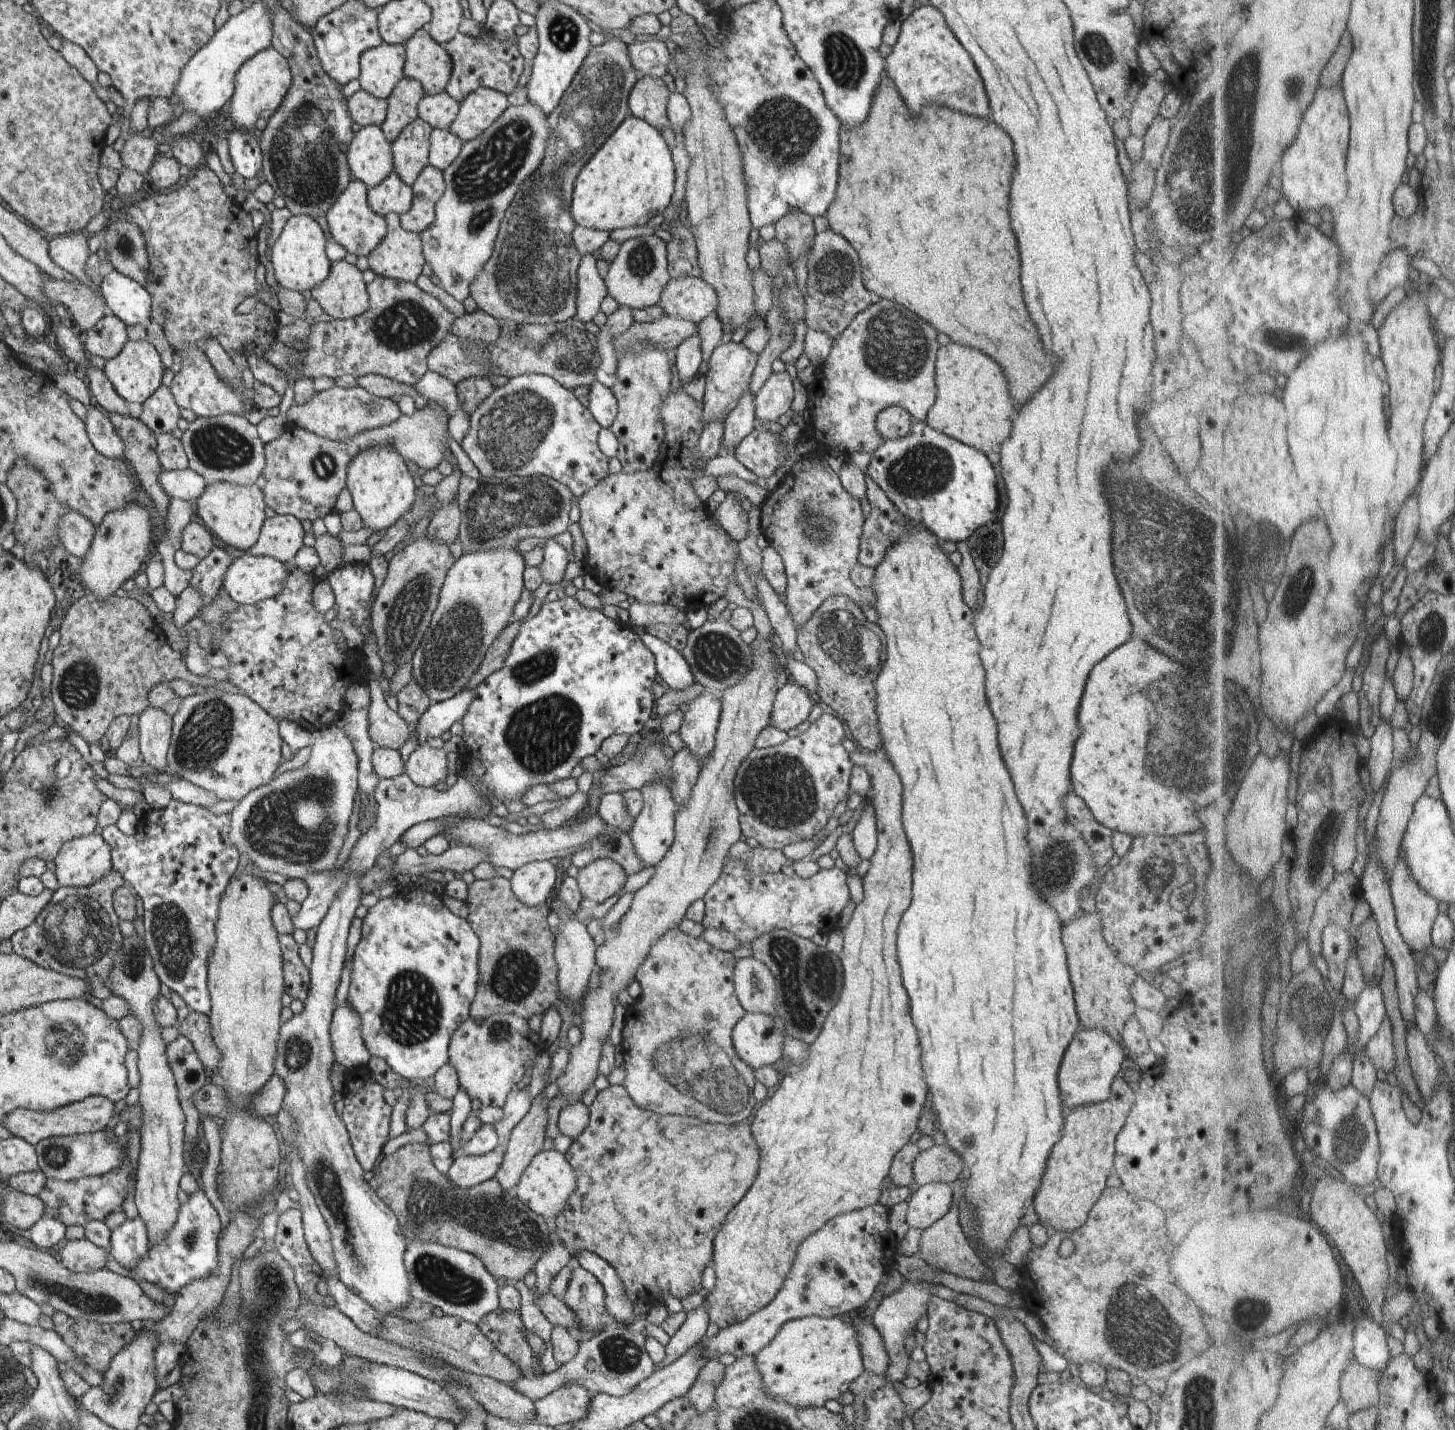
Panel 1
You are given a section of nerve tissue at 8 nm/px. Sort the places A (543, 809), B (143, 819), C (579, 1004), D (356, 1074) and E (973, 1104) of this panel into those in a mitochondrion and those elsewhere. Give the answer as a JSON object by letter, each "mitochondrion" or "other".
{"A":"other","B":"other","C":"other","D":"other","E":"mitochondrion"}

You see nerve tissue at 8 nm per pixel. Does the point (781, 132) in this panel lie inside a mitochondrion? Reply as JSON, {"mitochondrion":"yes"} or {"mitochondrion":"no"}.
{"mitochondrion":"yes"}

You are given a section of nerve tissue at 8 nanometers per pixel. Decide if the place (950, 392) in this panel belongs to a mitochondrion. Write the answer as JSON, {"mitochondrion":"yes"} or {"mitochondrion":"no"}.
{"mitochondrion":"no"}

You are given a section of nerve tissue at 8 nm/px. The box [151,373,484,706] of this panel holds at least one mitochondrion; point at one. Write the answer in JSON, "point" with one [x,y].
{"point":[402,628]}

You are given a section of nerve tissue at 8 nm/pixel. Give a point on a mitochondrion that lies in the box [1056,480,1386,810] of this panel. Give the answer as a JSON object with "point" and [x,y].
{"point":[1190,728]}

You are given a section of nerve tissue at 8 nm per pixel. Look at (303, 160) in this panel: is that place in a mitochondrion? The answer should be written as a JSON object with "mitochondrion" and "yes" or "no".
{"mitochondrion":"yes"}

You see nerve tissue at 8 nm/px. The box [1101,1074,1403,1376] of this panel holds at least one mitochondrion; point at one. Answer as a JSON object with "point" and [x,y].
{"point":[1347,1139]}

